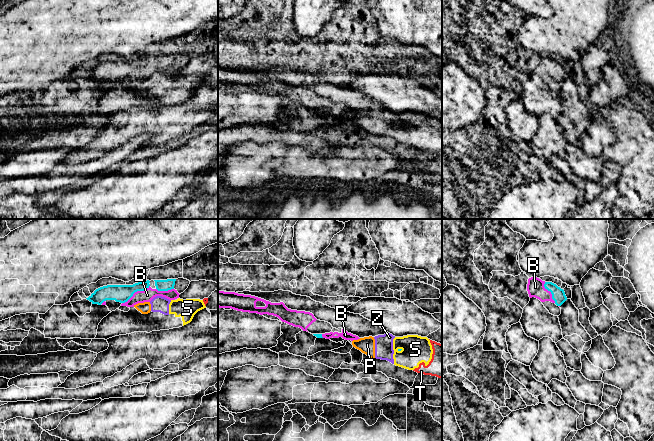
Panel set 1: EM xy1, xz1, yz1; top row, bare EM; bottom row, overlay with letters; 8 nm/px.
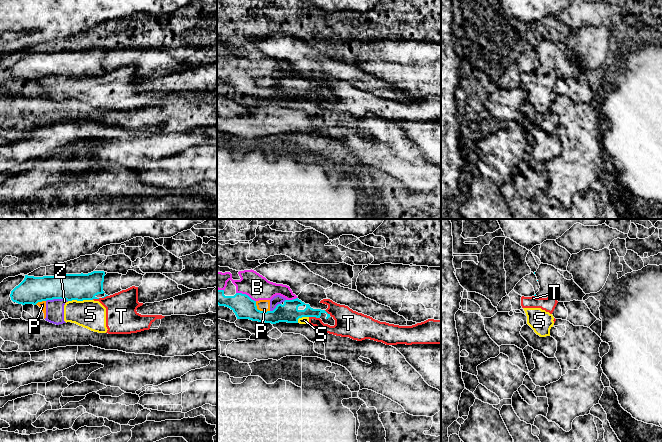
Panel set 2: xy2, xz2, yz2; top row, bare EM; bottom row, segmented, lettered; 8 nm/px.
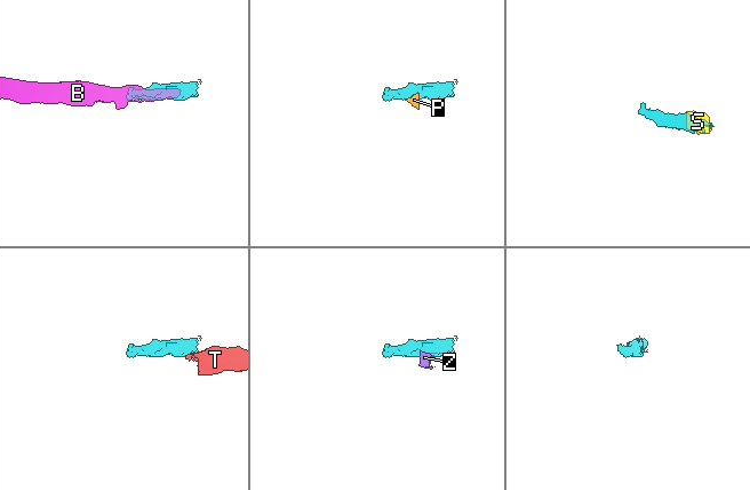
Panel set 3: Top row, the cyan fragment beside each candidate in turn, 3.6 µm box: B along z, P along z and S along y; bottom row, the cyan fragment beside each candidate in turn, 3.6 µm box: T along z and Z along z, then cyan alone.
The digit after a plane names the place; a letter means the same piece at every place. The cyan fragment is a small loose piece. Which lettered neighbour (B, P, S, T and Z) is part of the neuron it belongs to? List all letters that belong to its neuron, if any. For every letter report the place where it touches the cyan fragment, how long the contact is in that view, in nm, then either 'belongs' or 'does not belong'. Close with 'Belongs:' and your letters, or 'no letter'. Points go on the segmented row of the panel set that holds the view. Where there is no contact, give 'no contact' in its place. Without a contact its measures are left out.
B: xy1 (135, 291) | 260 nm | belongs
P: xz2 (259, 310) | 150 nm | does not belong
S: xy2 (80, 300) | 200 nm | does not belong
T: xz2 (314, 316) | 90 nm | does not belong
Z: xy2 (56, 298) | 180 nm | does not belong
Belongs: B

